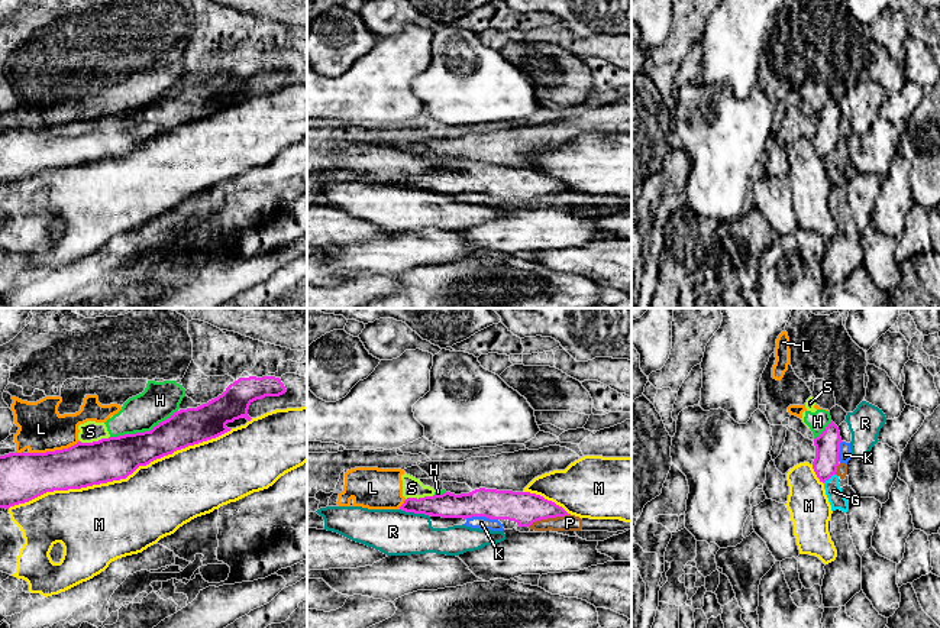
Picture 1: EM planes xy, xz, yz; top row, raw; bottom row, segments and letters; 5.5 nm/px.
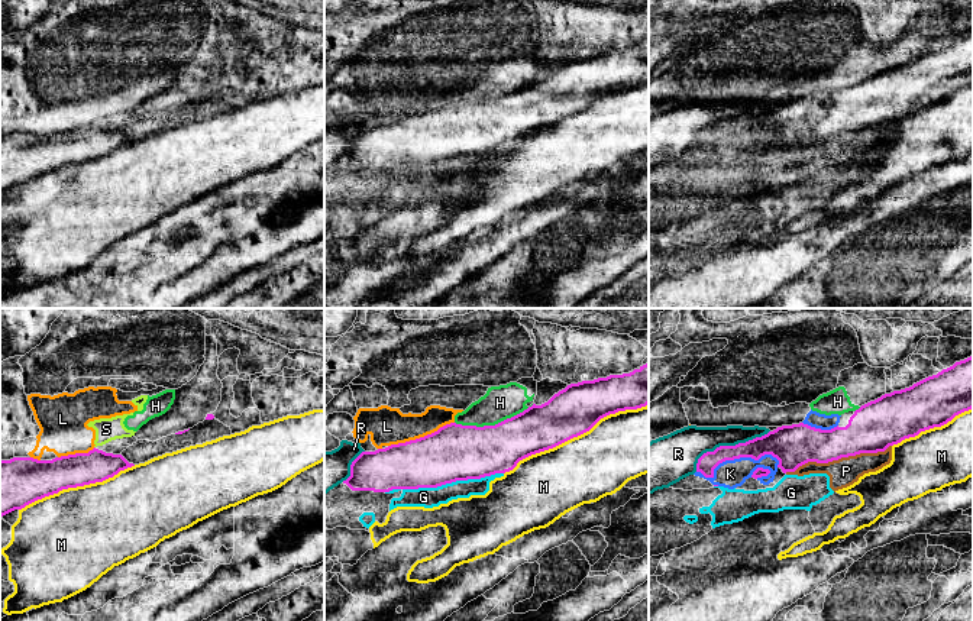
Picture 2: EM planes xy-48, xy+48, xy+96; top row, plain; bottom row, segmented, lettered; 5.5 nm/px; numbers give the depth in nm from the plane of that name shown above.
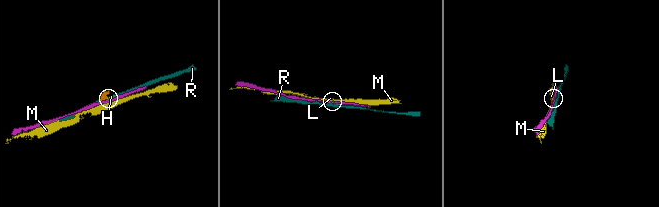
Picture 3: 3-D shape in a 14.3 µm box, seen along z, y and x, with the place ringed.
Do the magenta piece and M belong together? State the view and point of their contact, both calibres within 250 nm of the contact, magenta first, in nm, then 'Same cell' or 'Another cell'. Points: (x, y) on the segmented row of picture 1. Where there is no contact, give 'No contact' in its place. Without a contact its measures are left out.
Touches magenta at xy (119, 479). Thickness 240 nm (magenta) against 420 nm. Another cell

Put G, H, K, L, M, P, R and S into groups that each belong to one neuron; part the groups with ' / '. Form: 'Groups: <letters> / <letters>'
Groups: G P / H L S / K / M / R

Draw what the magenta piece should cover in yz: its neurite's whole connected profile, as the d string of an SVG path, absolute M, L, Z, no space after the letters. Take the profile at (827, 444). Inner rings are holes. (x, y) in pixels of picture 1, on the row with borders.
M833 421L814 438L814 446L813 469L823 483L836 475L840 463L847 464L853 457L850 443L842 440L839 427Z

